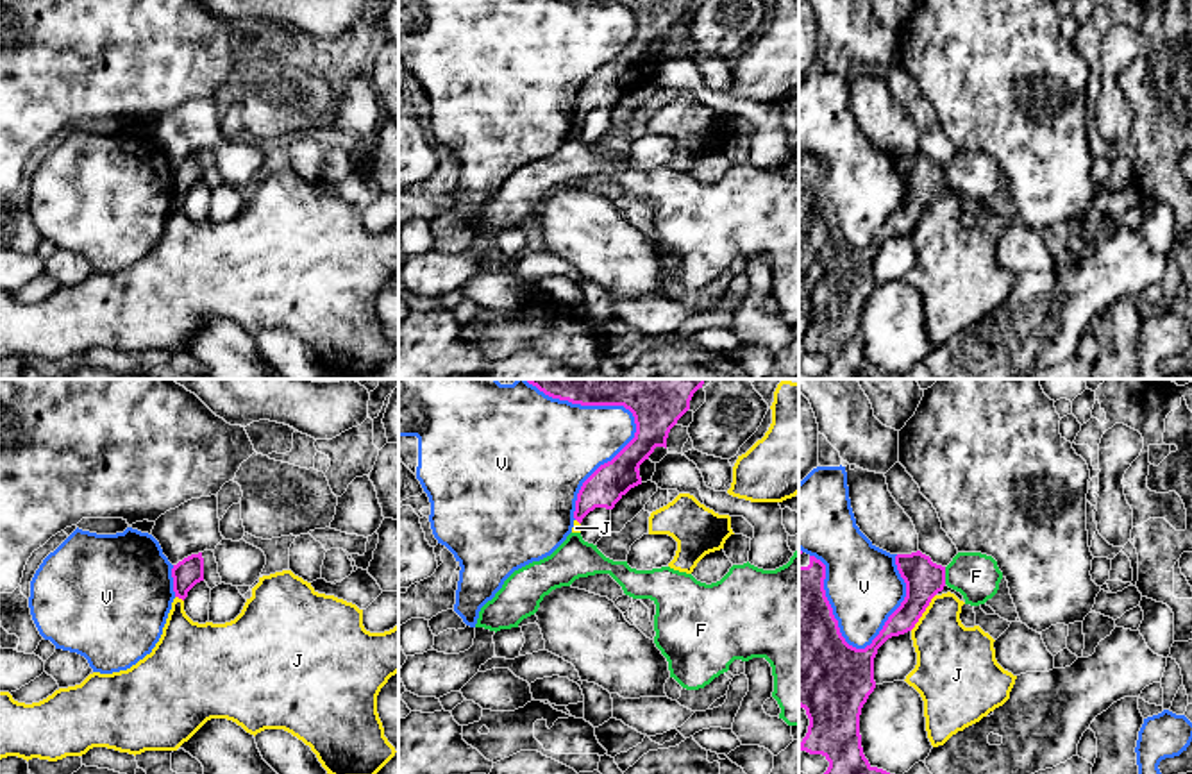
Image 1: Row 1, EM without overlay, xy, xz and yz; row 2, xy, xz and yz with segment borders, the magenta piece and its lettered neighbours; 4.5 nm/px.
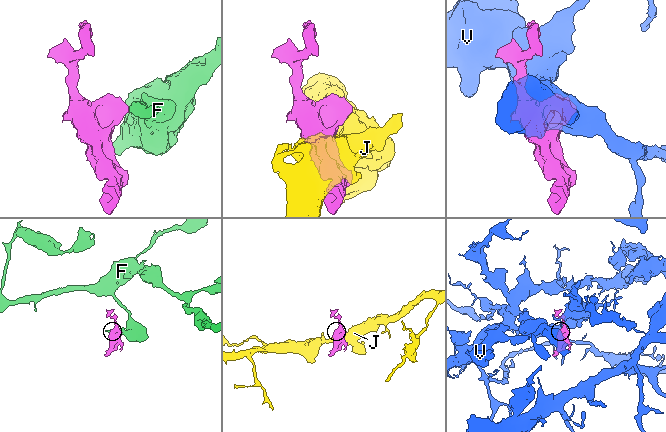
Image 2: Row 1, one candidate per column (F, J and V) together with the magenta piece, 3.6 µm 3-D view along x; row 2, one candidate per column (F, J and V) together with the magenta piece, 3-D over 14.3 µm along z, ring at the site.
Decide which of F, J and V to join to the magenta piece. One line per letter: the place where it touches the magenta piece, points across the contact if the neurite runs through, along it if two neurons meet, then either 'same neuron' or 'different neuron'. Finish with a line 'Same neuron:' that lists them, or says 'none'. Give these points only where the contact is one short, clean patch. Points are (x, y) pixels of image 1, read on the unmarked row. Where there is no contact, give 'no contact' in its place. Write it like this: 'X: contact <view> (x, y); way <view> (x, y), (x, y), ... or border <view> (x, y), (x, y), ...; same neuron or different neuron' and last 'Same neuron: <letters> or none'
F: contact yz (944, 176); border yz (944, 167), (946, 183); different neuron
J: contact yz (924, 210); different neuron
V: contact yz (830, 204); different neuron
Same neuron: none

